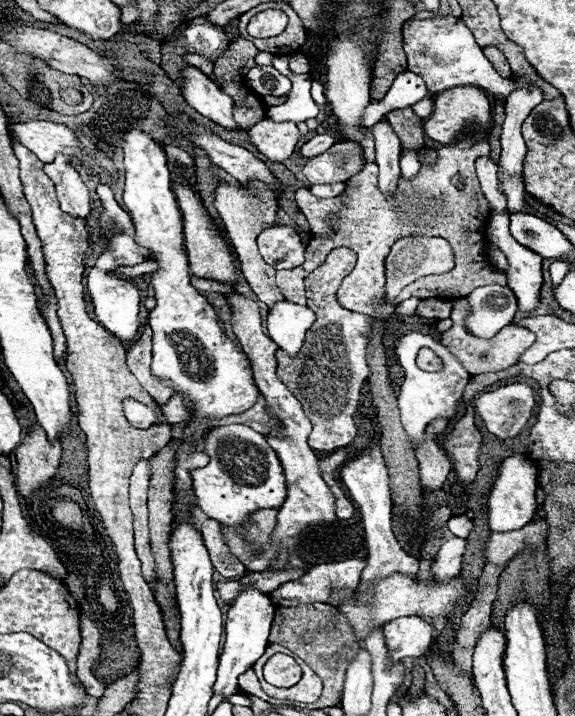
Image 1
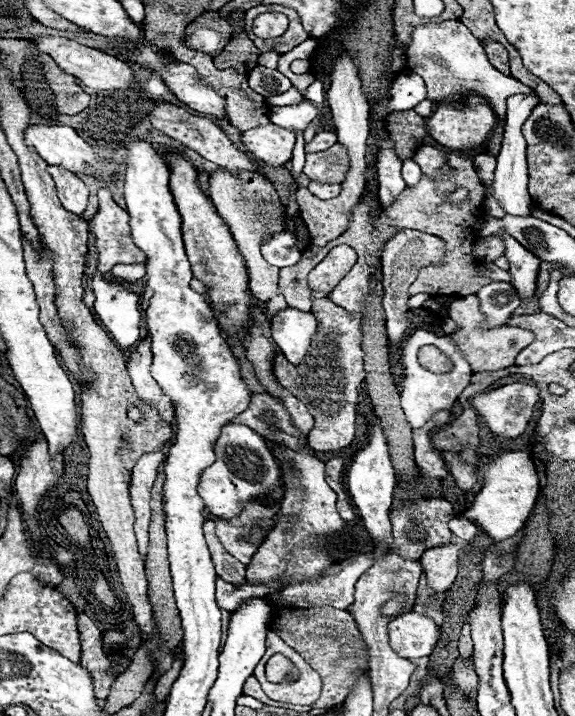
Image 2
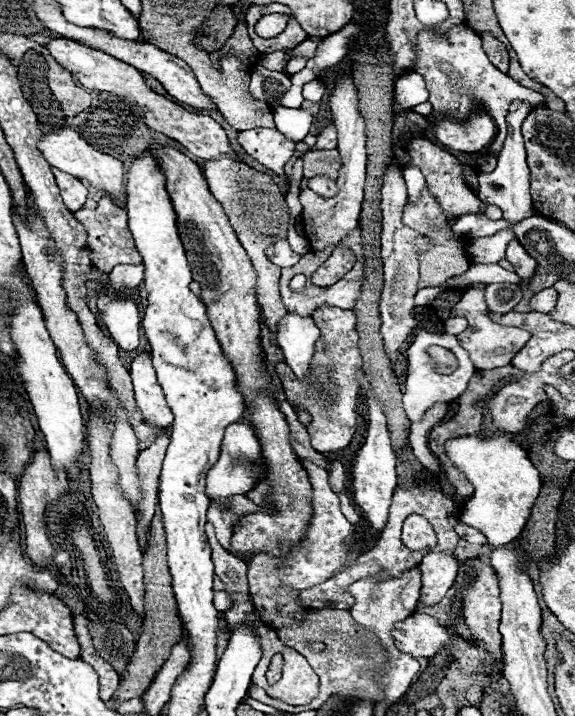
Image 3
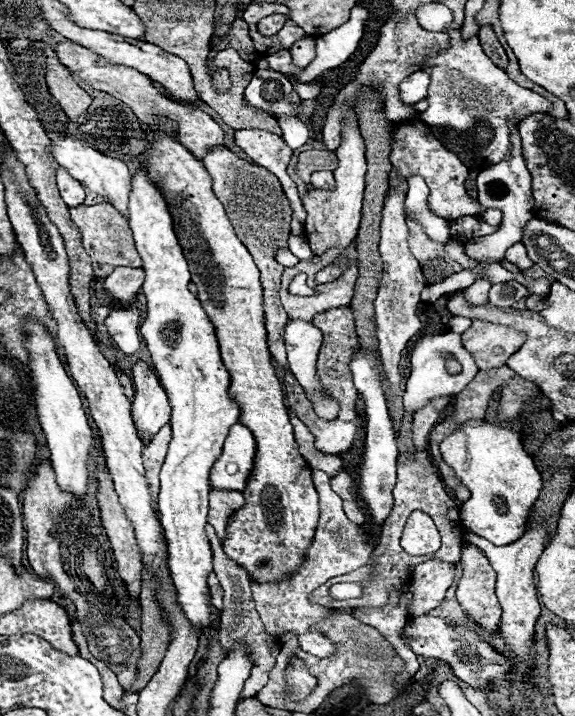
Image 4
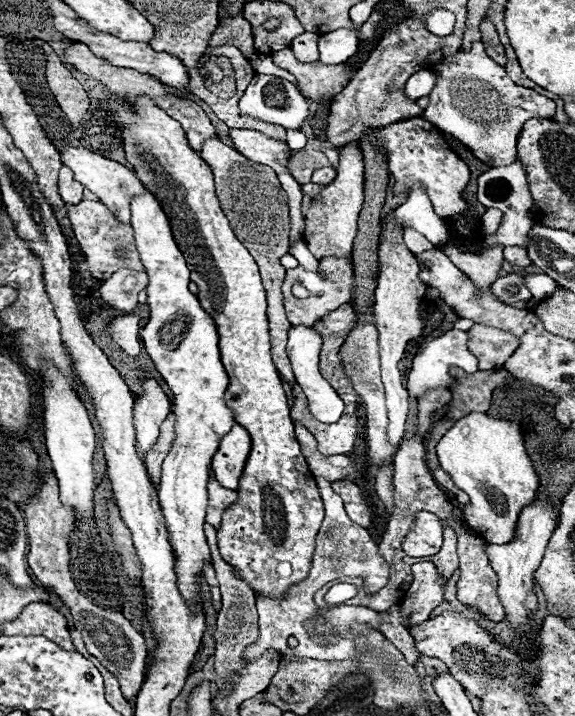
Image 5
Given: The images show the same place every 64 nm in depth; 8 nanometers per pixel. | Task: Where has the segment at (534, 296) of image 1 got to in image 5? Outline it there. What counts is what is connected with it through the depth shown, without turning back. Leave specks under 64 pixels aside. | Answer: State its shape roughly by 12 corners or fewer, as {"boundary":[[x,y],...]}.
{"boundary":[[508,246],[504,260],[514,266],[526,268],[532,264],[526,248]]}

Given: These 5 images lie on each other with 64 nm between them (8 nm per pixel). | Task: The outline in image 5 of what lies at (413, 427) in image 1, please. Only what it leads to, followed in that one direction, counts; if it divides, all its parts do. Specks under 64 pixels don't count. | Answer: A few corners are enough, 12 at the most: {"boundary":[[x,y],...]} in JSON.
{"boundary":[[464,330],[430,340],[412,360],[408,396],[454,388],[450,366],[478,370]]}

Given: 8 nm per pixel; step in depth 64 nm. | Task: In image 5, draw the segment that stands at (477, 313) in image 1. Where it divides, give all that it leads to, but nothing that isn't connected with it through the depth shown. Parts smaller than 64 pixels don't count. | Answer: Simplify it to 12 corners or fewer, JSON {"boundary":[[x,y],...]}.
{"boundary":[[508,274],[492,284],[492,294],[502,304],[530,300],[522,276]]}

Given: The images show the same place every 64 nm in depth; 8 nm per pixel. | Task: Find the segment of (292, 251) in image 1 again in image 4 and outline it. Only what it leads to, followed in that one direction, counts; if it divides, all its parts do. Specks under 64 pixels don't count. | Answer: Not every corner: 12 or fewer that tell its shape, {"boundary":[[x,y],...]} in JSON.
{"boundary":[[288,248],[276,250],[276,262],[282,266],[298,264]]}

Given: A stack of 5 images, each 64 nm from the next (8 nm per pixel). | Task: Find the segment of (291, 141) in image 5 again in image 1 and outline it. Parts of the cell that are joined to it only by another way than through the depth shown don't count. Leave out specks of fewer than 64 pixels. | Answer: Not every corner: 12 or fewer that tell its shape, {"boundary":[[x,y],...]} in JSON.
{"boundary":[[288,76],[292,92],[272,106],[272,120],[310,120],[318,104],[310,96],[310,76]]}

